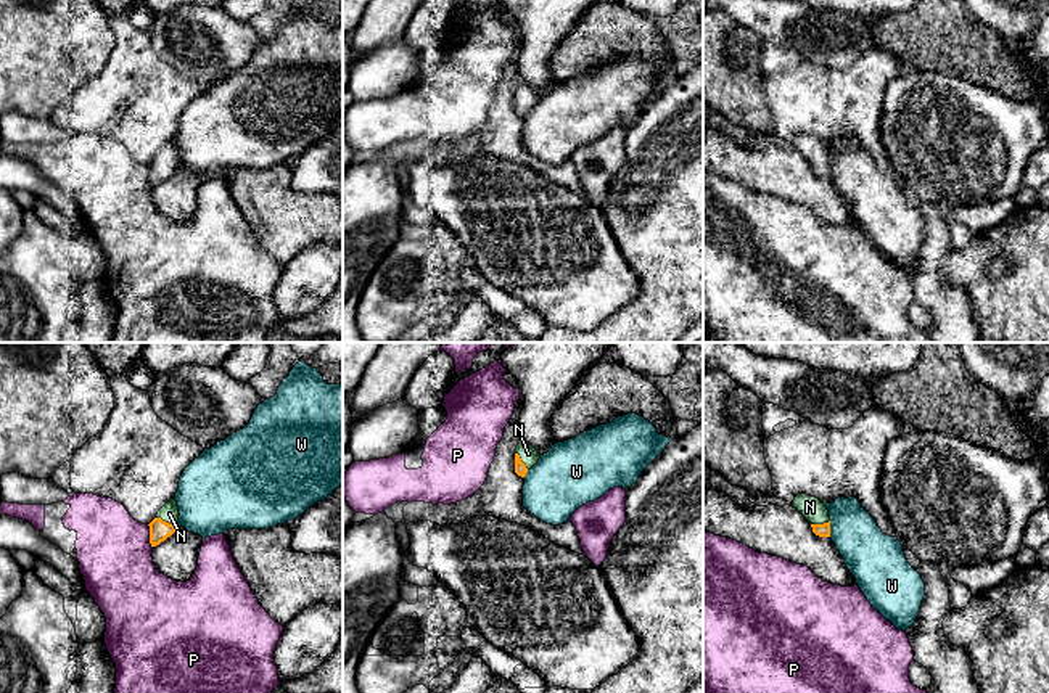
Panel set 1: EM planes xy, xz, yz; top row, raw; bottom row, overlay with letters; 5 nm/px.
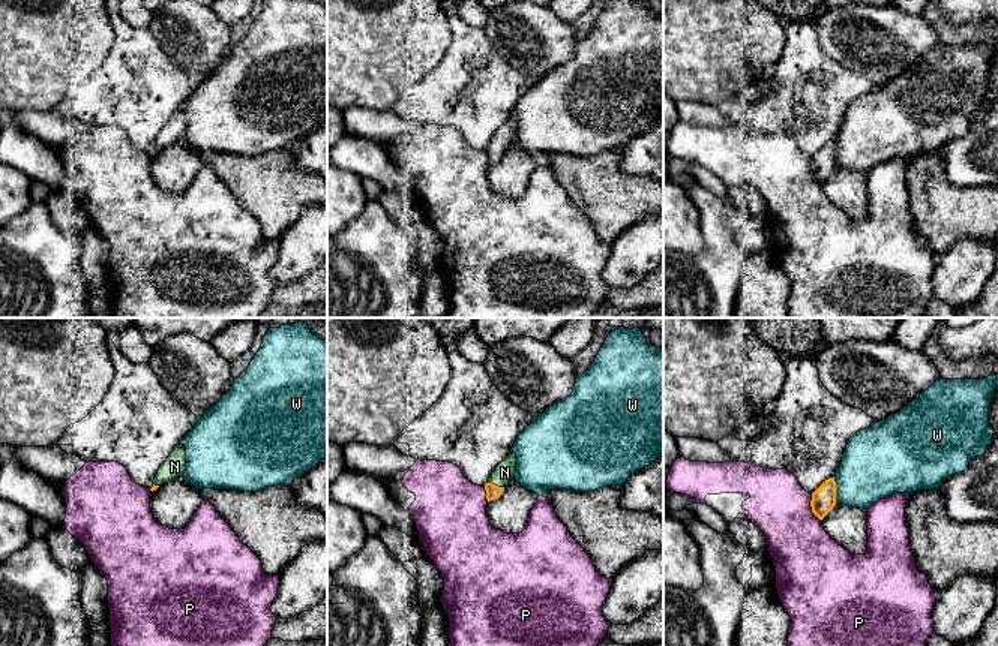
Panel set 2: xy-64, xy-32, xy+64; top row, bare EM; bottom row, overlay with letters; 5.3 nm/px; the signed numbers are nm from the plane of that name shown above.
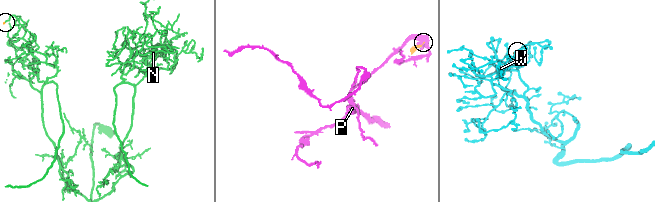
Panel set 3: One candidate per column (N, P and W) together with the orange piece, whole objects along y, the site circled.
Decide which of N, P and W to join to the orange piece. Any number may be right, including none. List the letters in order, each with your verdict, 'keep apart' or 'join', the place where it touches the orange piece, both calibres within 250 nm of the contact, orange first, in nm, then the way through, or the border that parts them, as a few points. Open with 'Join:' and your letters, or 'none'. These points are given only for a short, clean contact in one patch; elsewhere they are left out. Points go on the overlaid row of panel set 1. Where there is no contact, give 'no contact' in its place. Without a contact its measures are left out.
Join: N
N: join; contact xy (168, 523); calibres 100 and 90 nm; way xy (160, 531), (168, 523), (169, 513)
P: keep apart; contact xy (150, 536); calibres 100 and 360 nm
W: keep apart; contact yz (829, 529); calibres 60 and 260 nm

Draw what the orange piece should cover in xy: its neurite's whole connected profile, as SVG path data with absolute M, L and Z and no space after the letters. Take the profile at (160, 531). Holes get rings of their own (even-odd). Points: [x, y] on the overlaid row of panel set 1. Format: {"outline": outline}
{"outline": "M174 497L158 511L156 518L148 524L151 547L159 545L175 532L179 526L179 516L179 506Z"}

